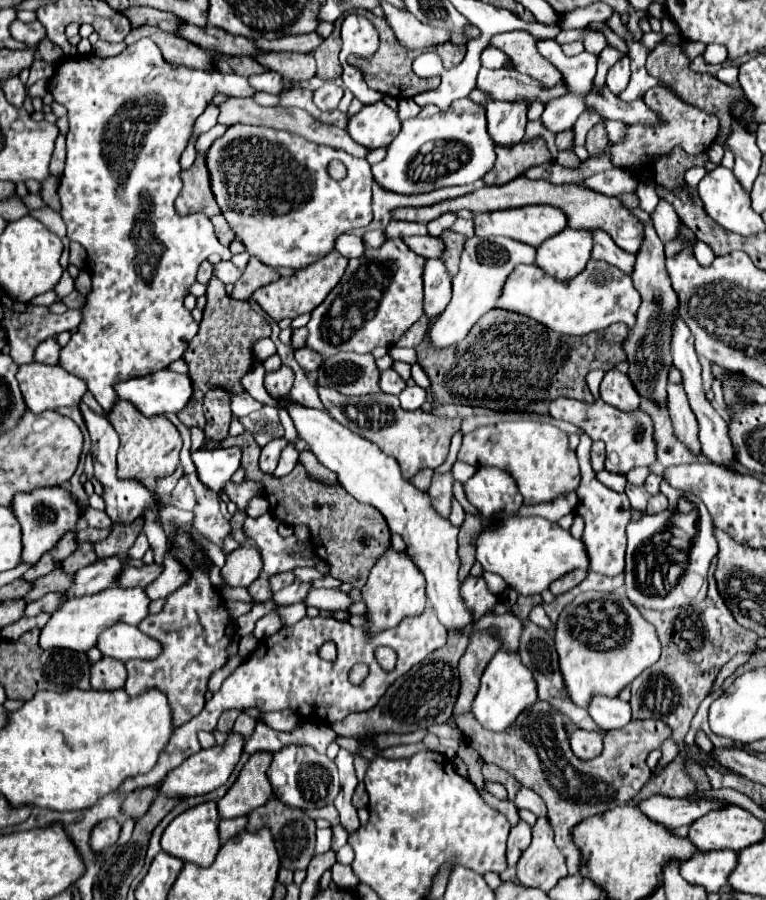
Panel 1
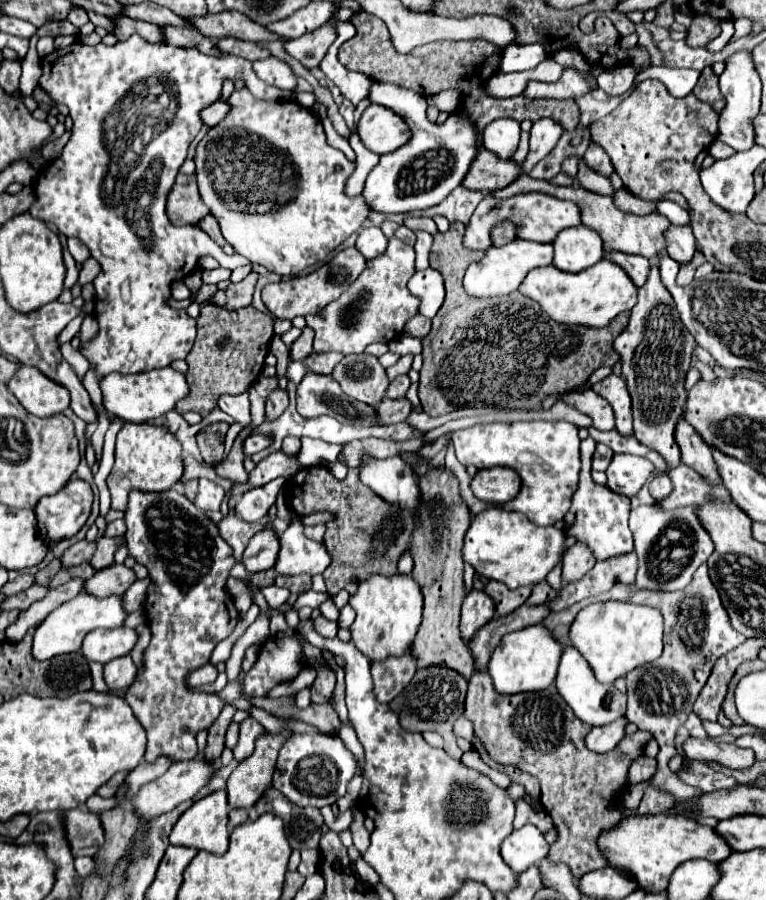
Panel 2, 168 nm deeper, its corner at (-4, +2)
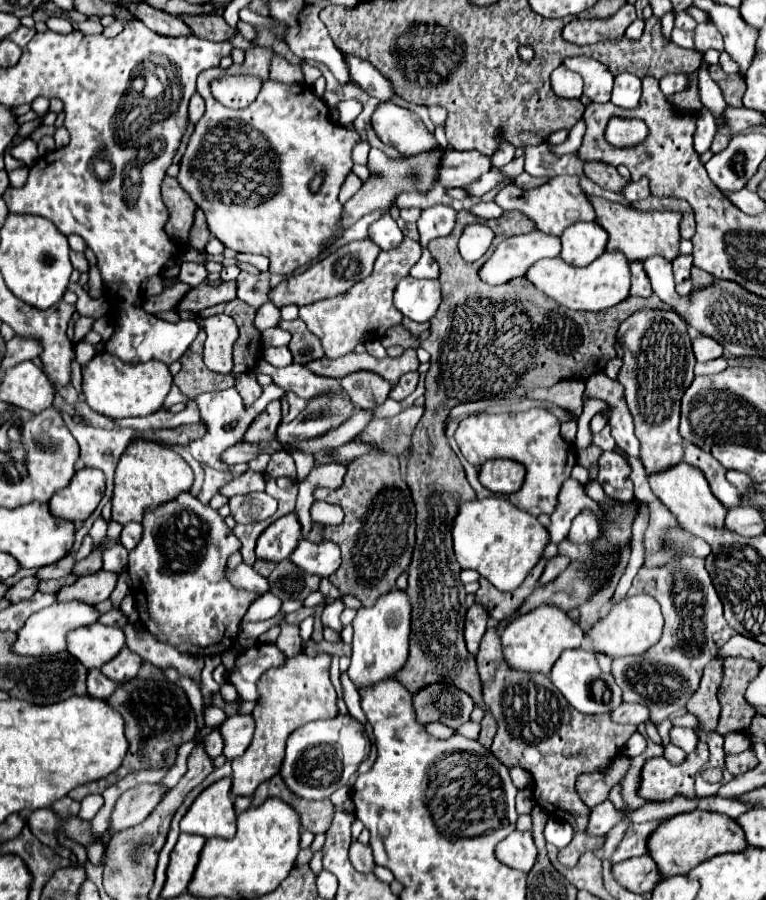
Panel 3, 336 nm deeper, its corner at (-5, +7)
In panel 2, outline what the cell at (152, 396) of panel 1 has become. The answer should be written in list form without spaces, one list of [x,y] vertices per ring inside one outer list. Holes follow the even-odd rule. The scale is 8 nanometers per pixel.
[[[170,366],[162,370],[150,370],[150,372],[128,374],[128,376],[114,372],[100,380],[100,388],[102,388],[102,398],[104,398],[104,408],[112,416],[118,416],[120,420],[128,420],[128,422],[148,422],[174,410],[176,402],[186,398],[190,390],[186,376],[172,370]]]

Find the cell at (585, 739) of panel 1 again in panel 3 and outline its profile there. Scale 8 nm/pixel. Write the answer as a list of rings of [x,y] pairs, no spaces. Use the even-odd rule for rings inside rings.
[[[621,703],[613,713],[611,713],[615,723],[631,723],[631,725],[641,725],[649,721],[649,711],[647,707],[639,703]]]

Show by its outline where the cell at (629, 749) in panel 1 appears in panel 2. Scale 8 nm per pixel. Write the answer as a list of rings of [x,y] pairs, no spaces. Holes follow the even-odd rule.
[[[474,672],[468,680],[468,696],[464,704],[464,716],[474,726],[474,736],[480,740],[488,756],[498,764],[510,764],[522,772],[528,772],[540,780],[542,788],[542,806],[554,820],[554,826],[558,830],[558,840],[550,846],[550,858],[554,862],[566,862],[574,876],[580,878],[586,872],[598,870],[606,866],[606,858],[602,856],[600,848],[596,846],[596,838],[602,830],[618,824],[622,818],[622,812],[618,808],[618,796],[626,788],[626,776],[630,770],[630,764],[644,754],[644,746],[654,738],[650,732],[636,730],[632,736],[624,736],[620,744],[606,752],[606,754],[594,754],[586,750],[584,736],[588,734],[590,726],[578,720],[572,712],[572,708],[558,696],[558,690],[554,686],[542,690],[542,692],[522,692],[512,696],[500,696],[494,692],[492,680],[488,672]]]

